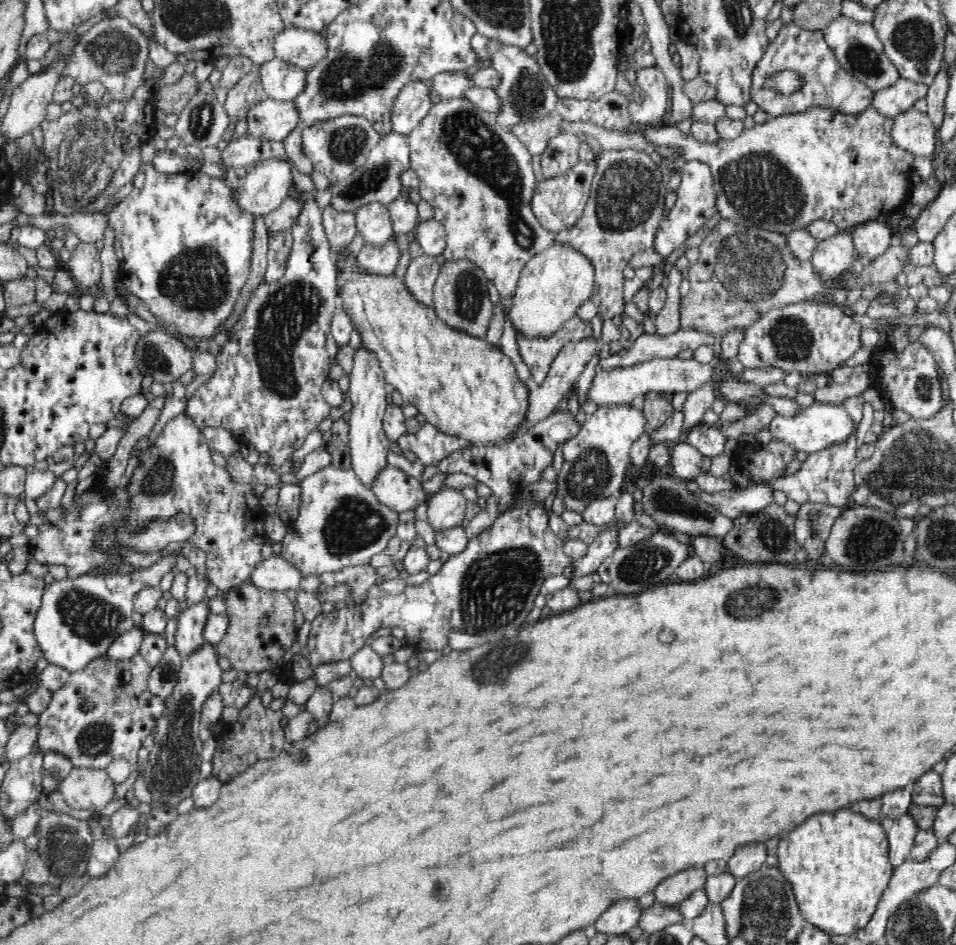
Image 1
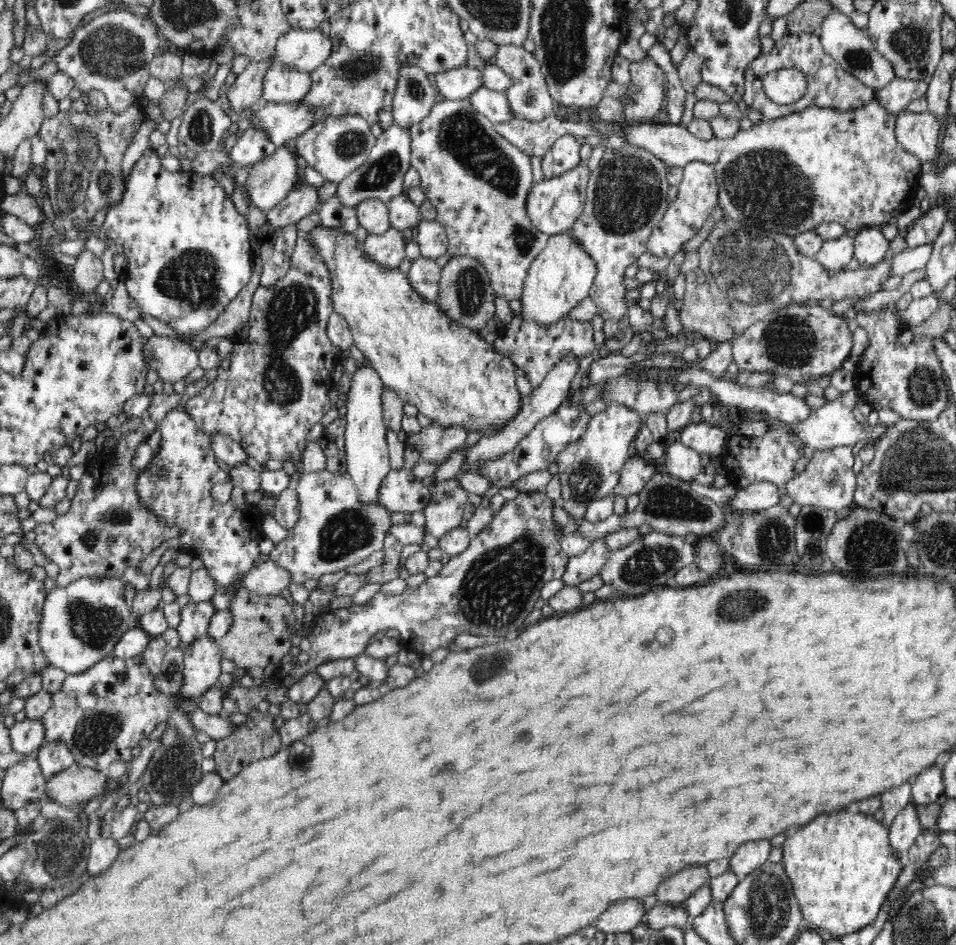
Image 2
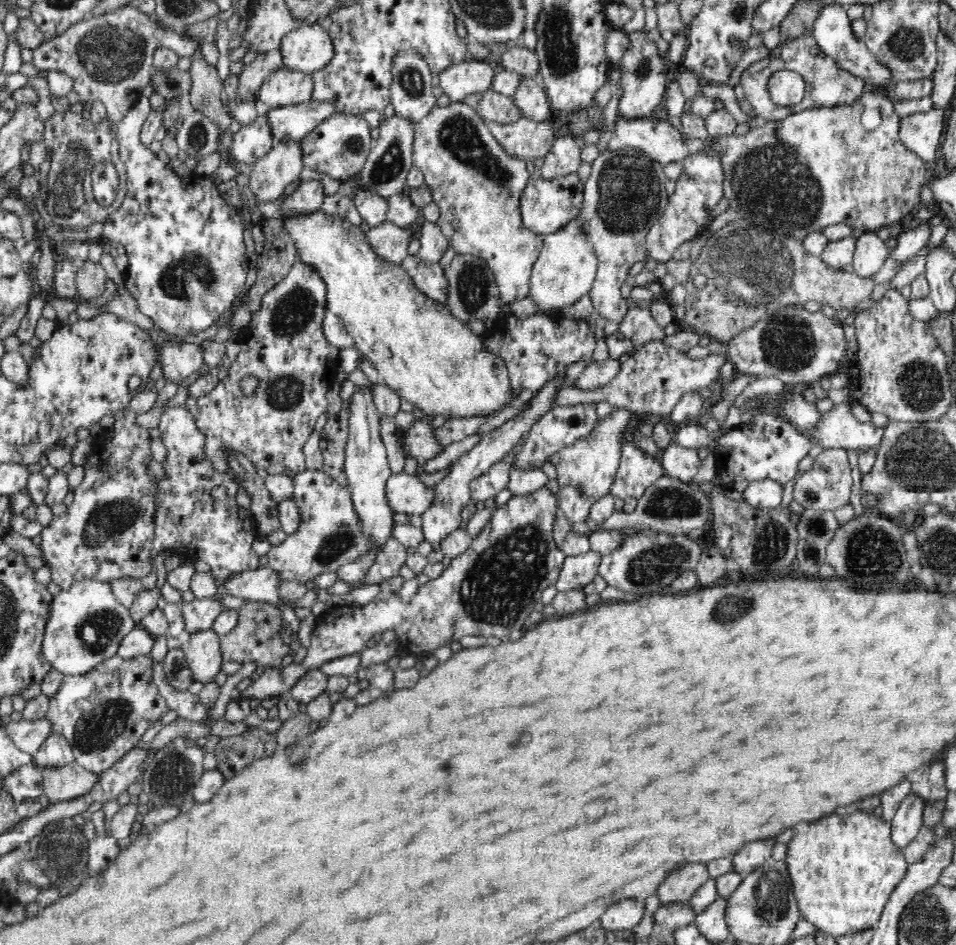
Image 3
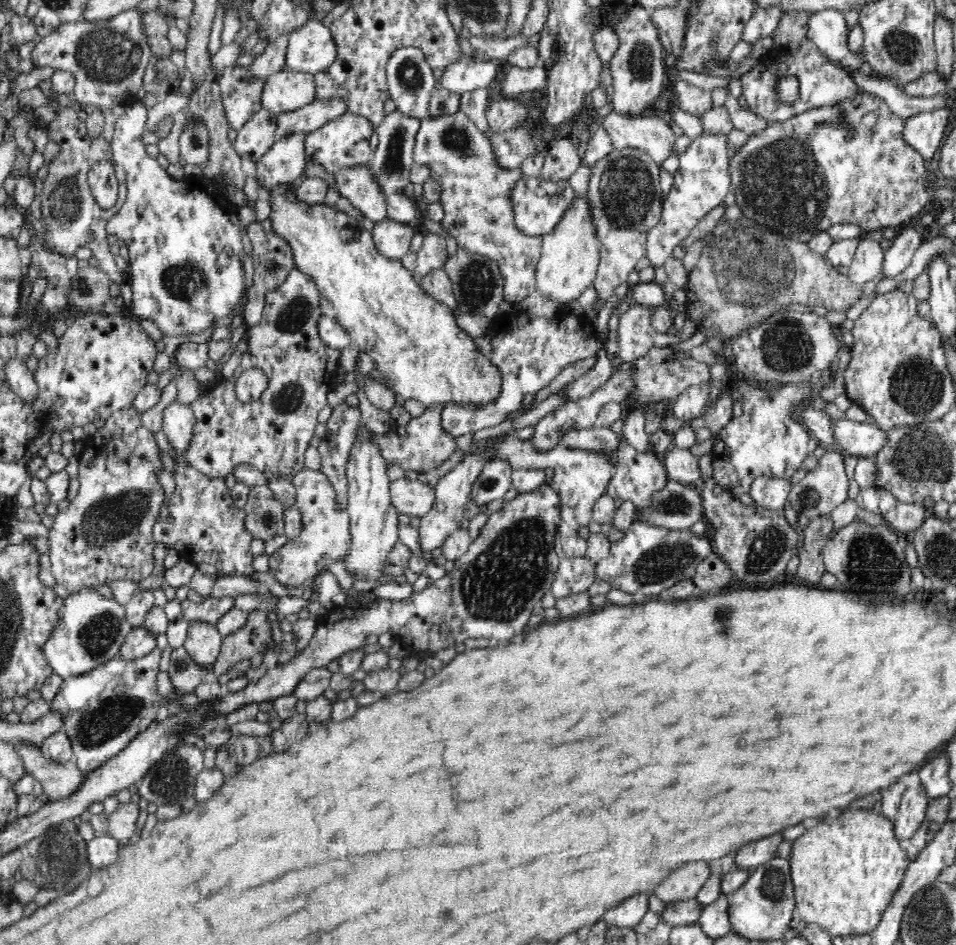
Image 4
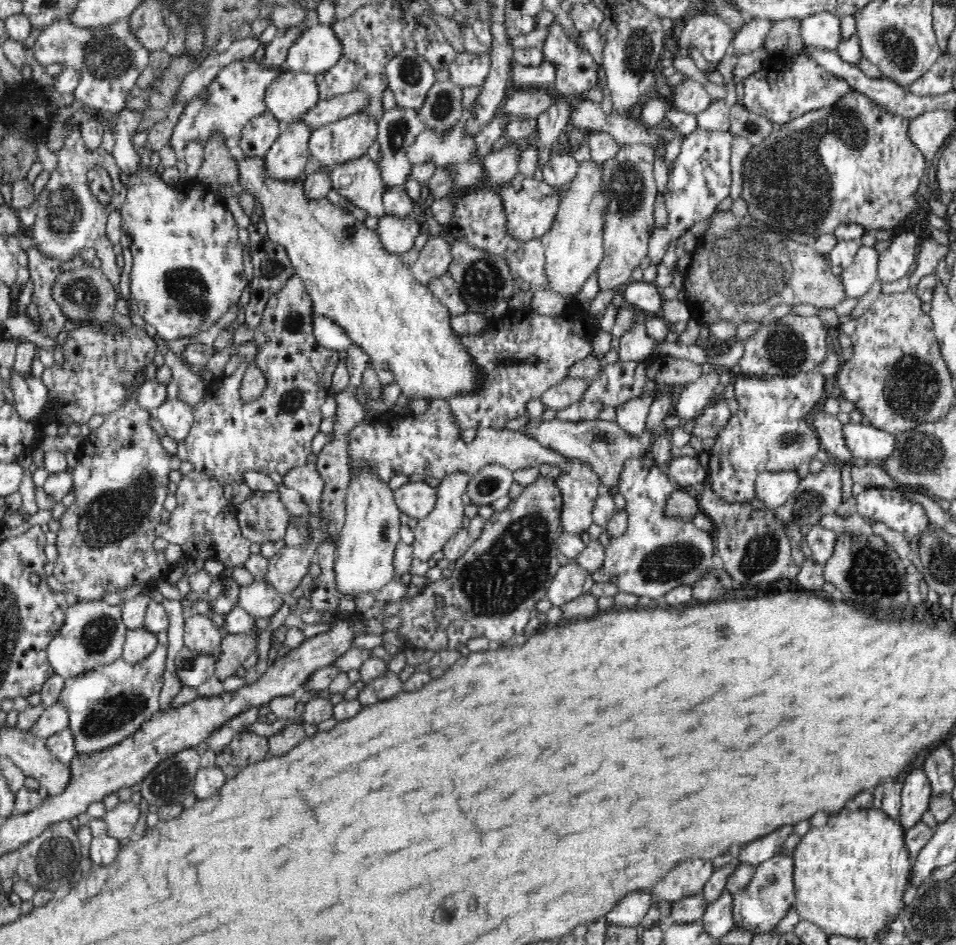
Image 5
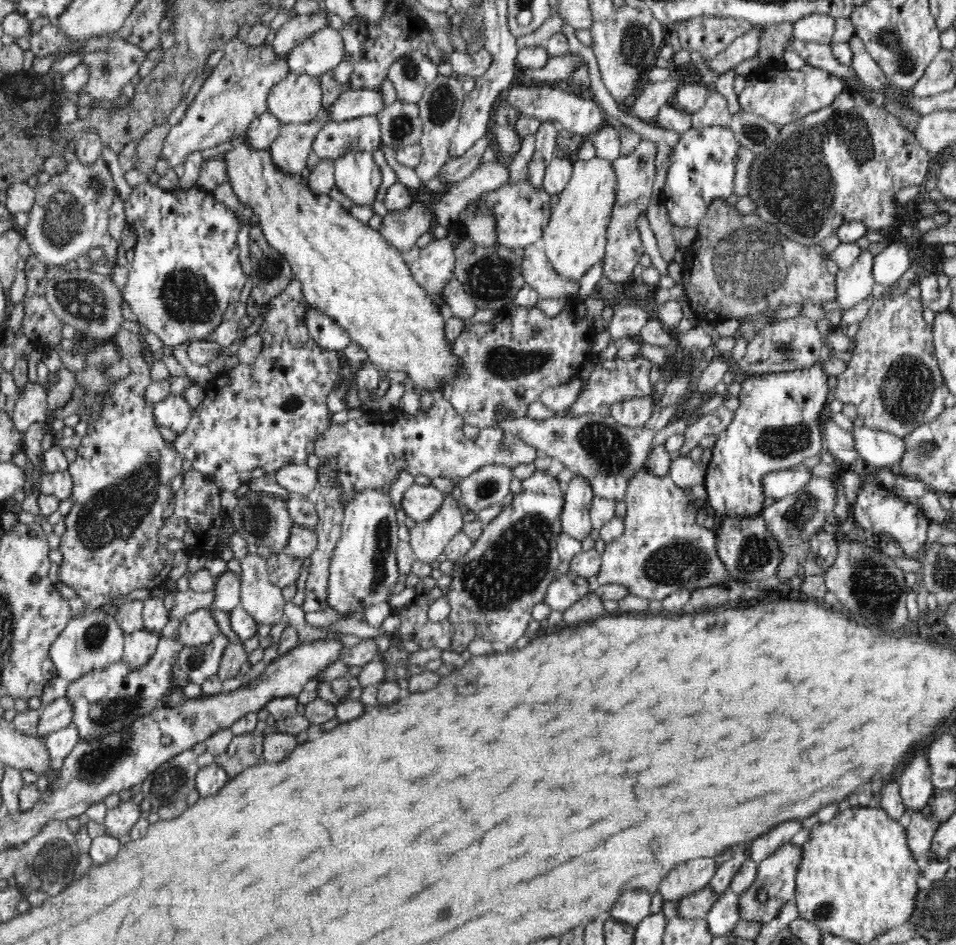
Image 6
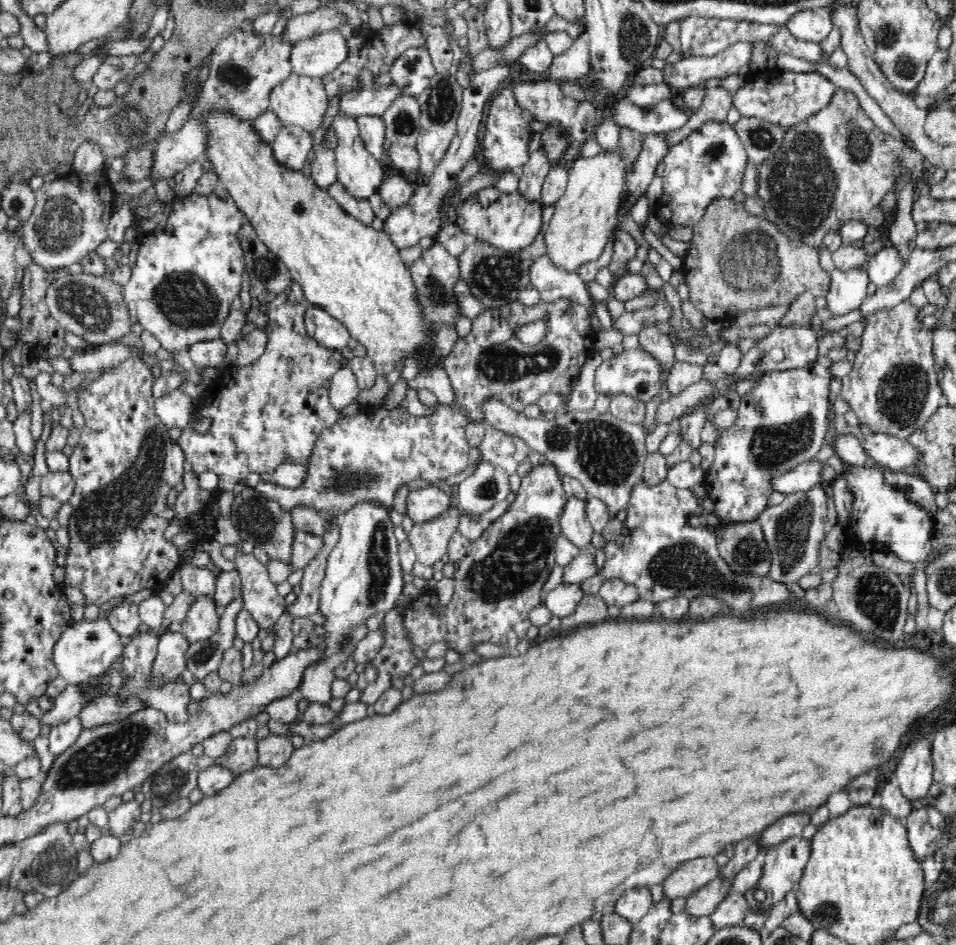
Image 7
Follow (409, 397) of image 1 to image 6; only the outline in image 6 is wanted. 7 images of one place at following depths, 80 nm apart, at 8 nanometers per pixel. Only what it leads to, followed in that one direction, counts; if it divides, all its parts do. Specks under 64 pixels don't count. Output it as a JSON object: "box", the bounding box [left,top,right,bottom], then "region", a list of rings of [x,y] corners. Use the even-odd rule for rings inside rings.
{"box":[222,140,463,395],"region":[[[242,140],[240,146],[233,146],[231,150],[222,153],[222,155],[226,157],[226,163],[228,163],[228,183],[232,186],[242,206],[246,206],[246,204],[249,206],[246,213],[260,224],[270,246],[276,248],[276,251],[280,252],[283,258],[290,264],[295,277],[300,280],[303,285],[303,294],[305,300],[310,304],[311,309],[327,315],[332,318],[336,324],[340,325],[350,335],[351,340],[359,344],[360,348],[367,352],[369,361],[374,364],[374,367],[378,371],[404,372],[404,374],[406,374],[405,385],[407,388],[420,394],[422,392],[433,392],[434,394],[443,393],[444,395],[448,395],[453,383],[463,372],[462,356],[452,351],[453,343],[450,343],[446,336],[446,318],[448,314],[445,309],[441,310],[441,308],[435,304],[435,299],[433,296],[428,295],[426,289],[422,289],[416,283],[416,280],[412,277],[412,272],[409,270],[409,266],[404,262],[404,258],[402,258],[401,252],[388,247],[388,245],[384,243],[380,232],[373,230],[367,223],[360,222],[357,218],[354,218],[348,210],[345,210],[336,200],[332,200],[332,197],[328,194],[312,194],[309,191],[307,179],[302,177],[301,174],[290,176],[277,171],[273,167],[268,150],[258,152],[253,148],[248,148],[245,145],[245,140]]]}

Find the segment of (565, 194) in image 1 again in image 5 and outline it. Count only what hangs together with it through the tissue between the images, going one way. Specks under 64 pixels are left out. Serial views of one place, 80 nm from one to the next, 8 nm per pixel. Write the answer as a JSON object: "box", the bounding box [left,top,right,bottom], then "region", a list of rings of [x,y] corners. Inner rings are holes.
{"box":[502,173,563,240],"region":[[[518,173],[512,181],[508,181],[502,186],[502,199],[504,199],[504,209],[508,215],[508,229],[511,236],[519,240],[534,240],[541,238],[543,234],[550,231],[552,224],[556,220],[556,214],[562,204],[563,191],[559,187],[548,184],[543,179],[536,177],[526,177]]]}

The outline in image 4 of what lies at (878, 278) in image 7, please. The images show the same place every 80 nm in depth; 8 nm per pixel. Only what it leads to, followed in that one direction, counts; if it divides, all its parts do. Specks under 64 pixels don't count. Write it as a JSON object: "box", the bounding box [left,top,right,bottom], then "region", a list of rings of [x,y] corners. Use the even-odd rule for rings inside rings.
{"box":[884,226,930,279],"region":[[[907,226],[893,240],[892,246],[885,252],[884,278],[892,279],[900,275],[911,264],[914,253],[930,235],[927,231],[917,231]]]}

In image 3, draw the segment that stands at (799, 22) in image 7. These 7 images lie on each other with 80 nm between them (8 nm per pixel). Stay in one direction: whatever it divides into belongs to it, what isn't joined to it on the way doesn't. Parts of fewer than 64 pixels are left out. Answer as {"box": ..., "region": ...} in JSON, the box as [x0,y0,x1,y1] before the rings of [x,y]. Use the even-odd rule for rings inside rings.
{"box":[813,3,892,89],"region":[[[838,3],[828,4],[814,22],[813,36],[818,47],[824,51],[824,54],[831,56],[840,68],[851,72],[854,76],[861,78],[866,84],[874,88],[887,89],[892,83],[892,73],[890,67],[880,61],[870,49],[864,38],[859,38],[852,29],[852,19],[848,17],[846,9]]]}

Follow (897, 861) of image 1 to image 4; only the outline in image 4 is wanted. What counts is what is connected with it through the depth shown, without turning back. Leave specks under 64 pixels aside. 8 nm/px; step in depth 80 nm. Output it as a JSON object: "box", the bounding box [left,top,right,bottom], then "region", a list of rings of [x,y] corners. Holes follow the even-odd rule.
{"box":[893,784,928,845],"region":[[[920,784],[916,788],[908,787],[902,796],[900,806],[893,820],[893,829],[896,840],[903,845],[925,822],[928,795]]]}

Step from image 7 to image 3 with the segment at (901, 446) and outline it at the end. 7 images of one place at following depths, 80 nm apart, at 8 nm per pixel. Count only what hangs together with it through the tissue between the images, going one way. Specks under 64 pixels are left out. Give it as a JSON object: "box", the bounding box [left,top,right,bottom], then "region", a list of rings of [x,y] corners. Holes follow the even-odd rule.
{"box":[810,396,884,452],"region":[[[850,396],[846,402],[835,404],[819,414],[819,419],[810,431],[811,442],[824,449],[845,449],[867,452],[880,445],[884,427],[876,427],[874,421],[860,422],[852,414],[854,402]]]}

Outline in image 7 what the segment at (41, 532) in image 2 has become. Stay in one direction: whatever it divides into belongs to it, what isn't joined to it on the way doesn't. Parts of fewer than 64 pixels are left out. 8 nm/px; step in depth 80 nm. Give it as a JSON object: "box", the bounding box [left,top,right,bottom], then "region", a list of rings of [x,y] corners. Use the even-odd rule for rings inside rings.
{"box":[62,357,185,606],"region":[[[128,357],[118,369],[108,369],[103,372],[103,376],[96,378],[93,382],[87,385],[84,389],[81,386],[78,391],[78,406],[79,411],[84,418],[84,427],[81,430],[81,437],[79,443],[74,446],[72,454],[69,456],[69,473],[75,480],[75,489],[71,499],[69,500],[74,510],[70,516],[69,536],[70,543],[68,545],[66,566],[64,566],[64,581],[62,586],[67,588],[74,586],[80,589],[84,594],[85,604],[95,604],[102,606],[102,604],[112,600],[114,597],[124,597],[128,594],[136,594],[140,590],[157,590],[166,584],[167,579],[178,568],[180,562],[180,555],[182,552],[164,537],[164,531],[170,526],[171,521],[175,518],[174,510],[167,505],[168,492],[175,485],[182,481],[184,469],[182,468],[185,460],[185,454],[177,447],[177,443],[172,440],[167,432],[168,428],[161,423],[161,420],[155,413],[155,398],[152,396],[151,389],[154,386],[155,376],[150,371],[149,366],[142,364],[140,358]]]}

